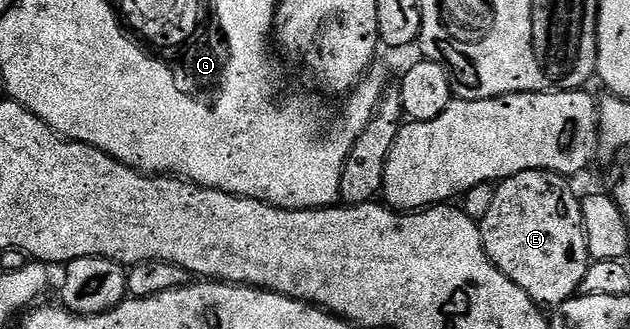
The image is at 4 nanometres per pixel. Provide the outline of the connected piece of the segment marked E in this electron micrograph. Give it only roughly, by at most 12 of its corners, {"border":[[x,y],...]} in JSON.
{"border":[[520,171],[480,222],[490,262],[539,307],[592,264],[579,194]]}

